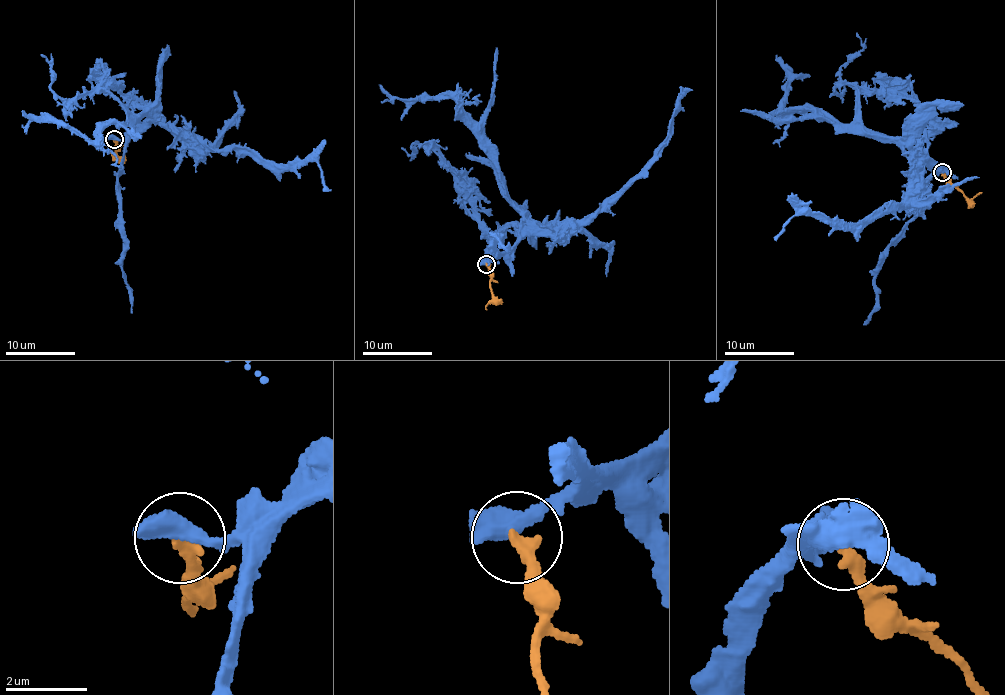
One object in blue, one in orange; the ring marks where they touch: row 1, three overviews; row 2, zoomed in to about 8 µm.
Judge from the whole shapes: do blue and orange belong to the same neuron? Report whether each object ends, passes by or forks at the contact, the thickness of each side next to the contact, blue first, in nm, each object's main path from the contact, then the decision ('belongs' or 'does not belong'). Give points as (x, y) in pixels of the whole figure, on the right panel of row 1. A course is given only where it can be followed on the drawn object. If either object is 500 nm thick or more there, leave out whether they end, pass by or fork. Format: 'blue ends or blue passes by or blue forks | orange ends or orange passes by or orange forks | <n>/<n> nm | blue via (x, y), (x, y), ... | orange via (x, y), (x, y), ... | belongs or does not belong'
blue passes by | orange ends | 440/360 nm | blue via (942, 171), (936, 171), (924, 162), (924, 172), (906, 206), (843, 227), (830, 219), (793, 216), (777, 240) | orange via (942, 172), (972, 200), (982, 192) | does not belong

